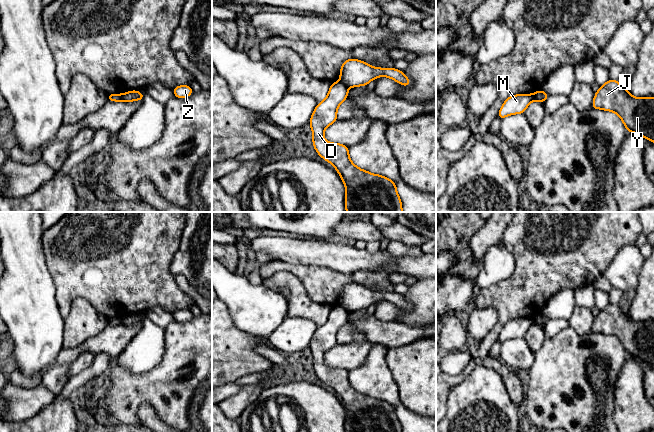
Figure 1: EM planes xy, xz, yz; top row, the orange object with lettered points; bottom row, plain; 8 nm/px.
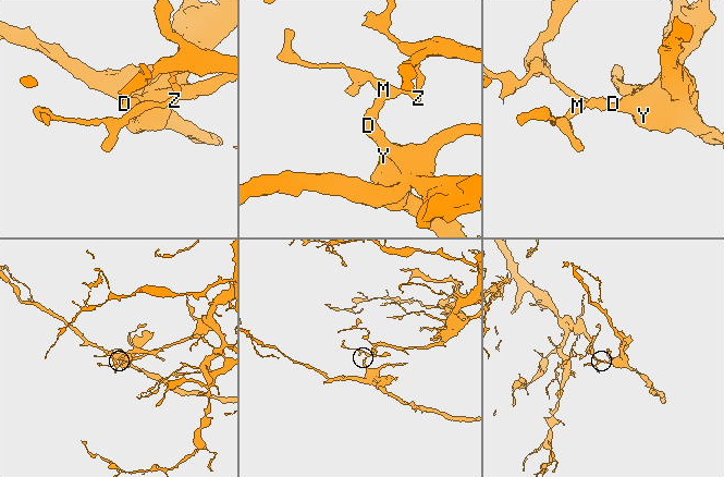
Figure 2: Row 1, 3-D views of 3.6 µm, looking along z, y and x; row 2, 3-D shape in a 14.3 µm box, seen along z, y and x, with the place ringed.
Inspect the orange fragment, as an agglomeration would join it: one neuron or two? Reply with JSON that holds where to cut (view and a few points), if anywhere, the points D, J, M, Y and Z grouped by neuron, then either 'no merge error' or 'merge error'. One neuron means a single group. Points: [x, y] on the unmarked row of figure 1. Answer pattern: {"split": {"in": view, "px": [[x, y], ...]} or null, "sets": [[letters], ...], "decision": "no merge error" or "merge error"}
{"split": {"in": "xz", "px": [[340, 304], [348, 311]]}, "sets": [["D", "J", "Y"], ["M", "Z"]], "decision": "merge error"}

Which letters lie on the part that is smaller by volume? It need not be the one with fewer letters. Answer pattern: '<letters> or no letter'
D, J, Y

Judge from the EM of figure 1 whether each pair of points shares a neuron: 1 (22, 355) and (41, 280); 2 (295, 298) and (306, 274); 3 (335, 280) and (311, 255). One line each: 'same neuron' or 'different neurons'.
1: same neuron
2: different neurons
3: different neurons

